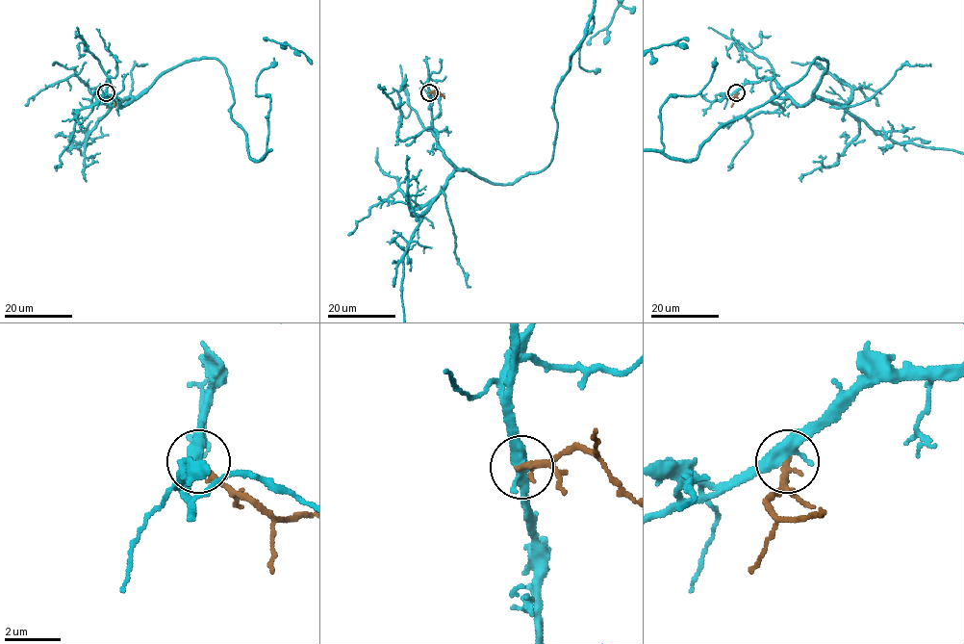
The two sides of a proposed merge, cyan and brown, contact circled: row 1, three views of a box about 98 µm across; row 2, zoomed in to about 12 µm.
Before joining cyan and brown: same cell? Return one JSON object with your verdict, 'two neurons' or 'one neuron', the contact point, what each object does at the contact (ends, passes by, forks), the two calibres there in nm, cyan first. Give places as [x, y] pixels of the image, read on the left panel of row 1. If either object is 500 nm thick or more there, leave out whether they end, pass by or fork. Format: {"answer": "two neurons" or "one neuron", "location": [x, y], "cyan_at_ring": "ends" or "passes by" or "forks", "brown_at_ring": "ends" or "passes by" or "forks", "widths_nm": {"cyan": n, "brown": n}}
{"answer": "two neurons", "location": [106, 92], "cyan_at_ring": "passes by", "brown_at_ring": "ends", "widths_nm": {"cyan": 440, "brown": 260}}

